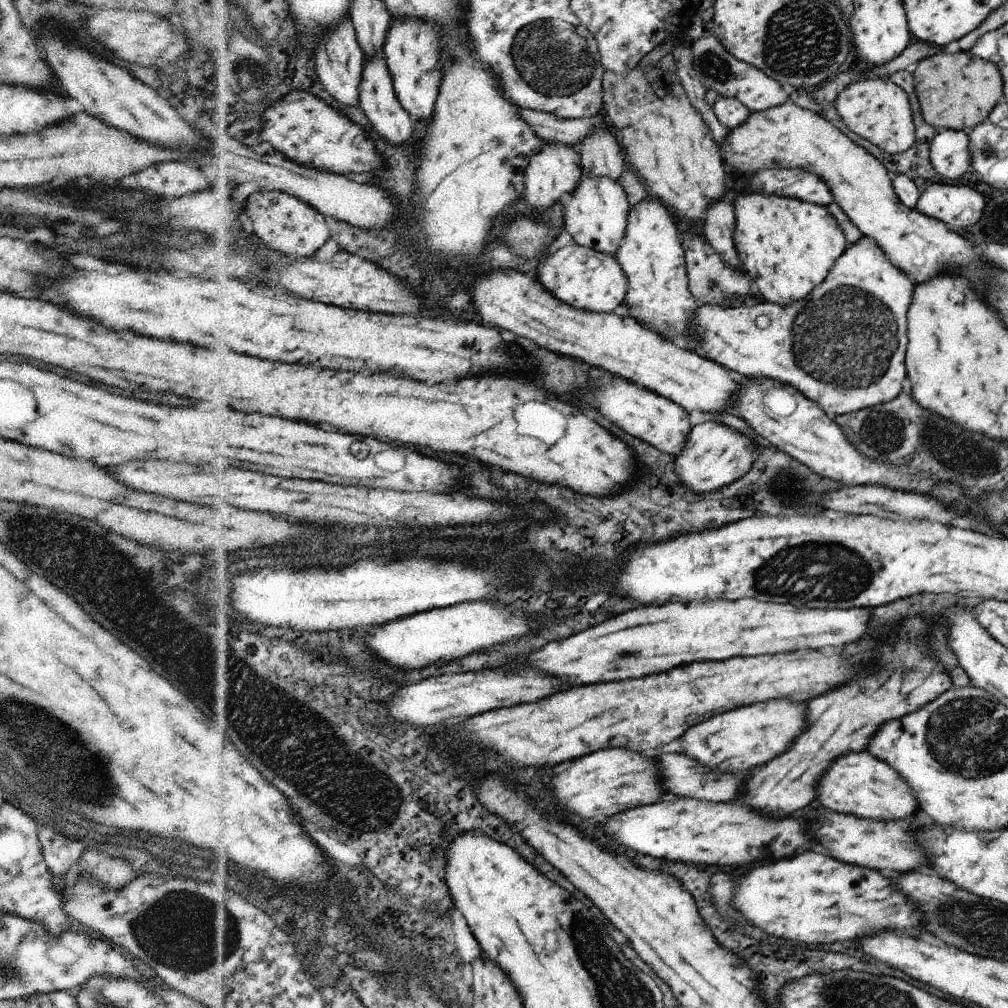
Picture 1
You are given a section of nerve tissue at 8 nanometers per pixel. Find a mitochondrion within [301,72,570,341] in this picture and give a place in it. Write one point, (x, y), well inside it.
(520, 233)

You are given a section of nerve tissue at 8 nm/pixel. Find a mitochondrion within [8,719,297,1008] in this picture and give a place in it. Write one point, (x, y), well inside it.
(186, 931)

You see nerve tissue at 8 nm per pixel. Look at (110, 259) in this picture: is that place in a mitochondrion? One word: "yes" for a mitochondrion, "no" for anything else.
no

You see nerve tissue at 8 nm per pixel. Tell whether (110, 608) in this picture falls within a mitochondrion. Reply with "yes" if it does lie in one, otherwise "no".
yes

